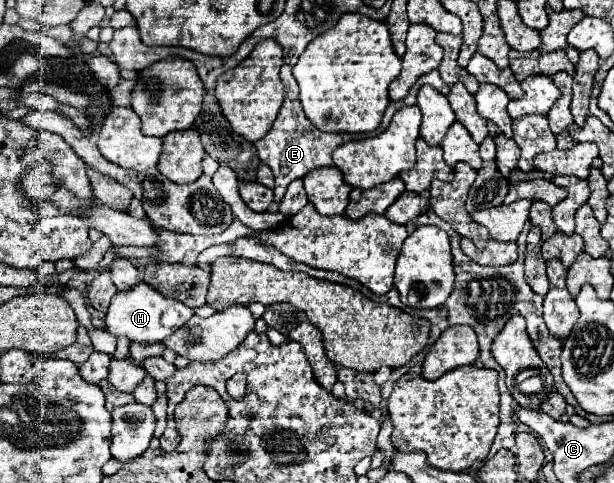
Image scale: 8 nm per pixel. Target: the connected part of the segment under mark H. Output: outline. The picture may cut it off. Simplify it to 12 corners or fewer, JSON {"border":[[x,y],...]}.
{"border":[[149,284],[117,292],[105,322],[115,338],[153,344],[193,310]]}

